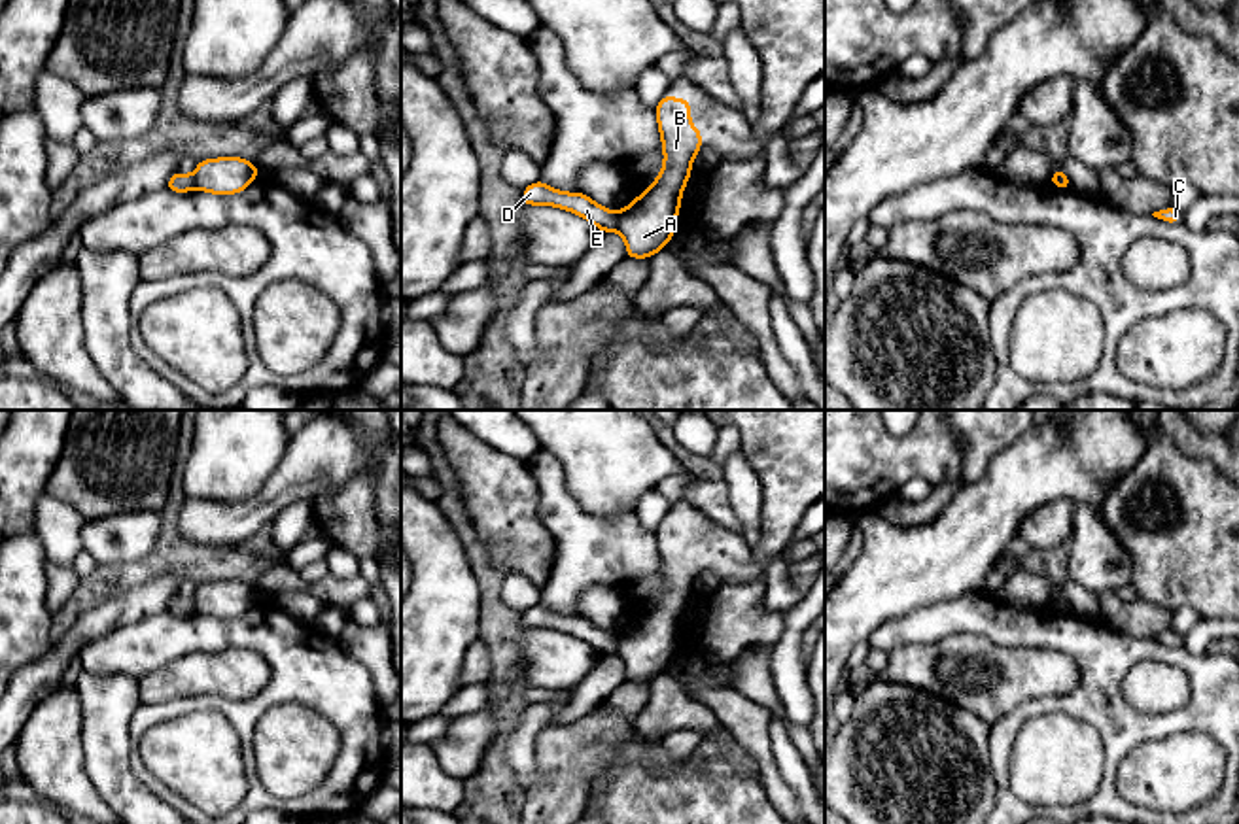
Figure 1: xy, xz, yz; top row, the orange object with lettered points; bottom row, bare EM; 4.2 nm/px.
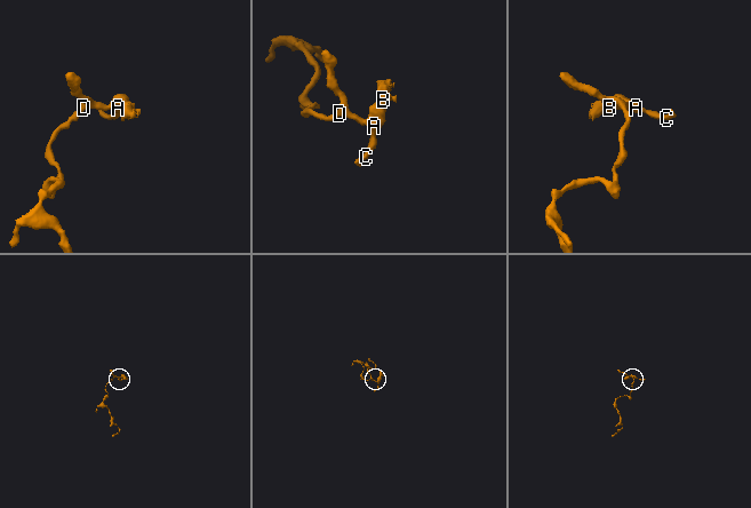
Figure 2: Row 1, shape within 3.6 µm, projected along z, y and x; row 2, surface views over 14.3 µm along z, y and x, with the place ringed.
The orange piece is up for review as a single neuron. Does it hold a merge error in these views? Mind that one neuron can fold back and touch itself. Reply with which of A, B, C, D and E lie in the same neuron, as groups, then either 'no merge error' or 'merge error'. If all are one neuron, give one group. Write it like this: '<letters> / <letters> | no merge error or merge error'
A B C / D E | merge error

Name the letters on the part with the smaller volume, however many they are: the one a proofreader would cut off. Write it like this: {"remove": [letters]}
{"remove": ["A", "B", "C"]}

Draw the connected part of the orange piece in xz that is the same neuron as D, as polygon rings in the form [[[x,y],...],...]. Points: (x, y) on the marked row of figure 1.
[[[541,180],[522,189],[522,204],[524,206],[547,204],[569,210],[594,223],[602,232],[613,232],[617,231],[619,225],[619,214],[596,204],[585,193],[556,191],[545,185]]]

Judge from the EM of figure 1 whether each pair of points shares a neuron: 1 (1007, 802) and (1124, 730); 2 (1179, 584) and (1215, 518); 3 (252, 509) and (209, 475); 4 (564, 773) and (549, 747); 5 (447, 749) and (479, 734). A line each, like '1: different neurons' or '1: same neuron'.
1: same neuron
2: same neuron
3: different neurons
4: same neuron
5: same neuron

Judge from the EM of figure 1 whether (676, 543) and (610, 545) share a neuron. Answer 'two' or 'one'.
two

